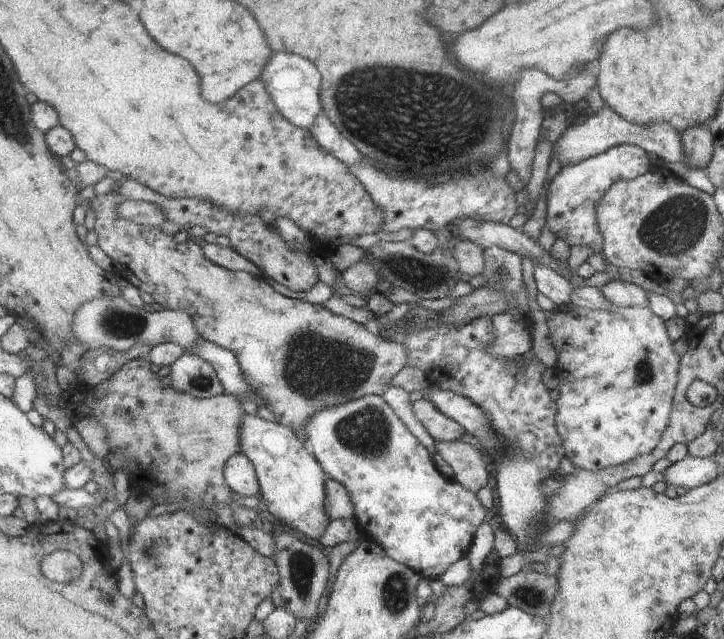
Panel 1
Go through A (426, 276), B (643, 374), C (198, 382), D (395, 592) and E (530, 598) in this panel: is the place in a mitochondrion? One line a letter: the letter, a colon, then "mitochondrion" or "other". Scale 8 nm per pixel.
A: mitochondrion
B: mitochondrion
C: mitochondrion
D: mitochondrion
E: mitochondrion

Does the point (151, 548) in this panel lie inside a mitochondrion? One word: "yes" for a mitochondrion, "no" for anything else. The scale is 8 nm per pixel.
yes

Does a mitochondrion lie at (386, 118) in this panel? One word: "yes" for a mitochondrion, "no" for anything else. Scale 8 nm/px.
yes

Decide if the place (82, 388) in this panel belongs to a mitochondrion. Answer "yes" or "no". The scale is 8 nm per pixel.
no

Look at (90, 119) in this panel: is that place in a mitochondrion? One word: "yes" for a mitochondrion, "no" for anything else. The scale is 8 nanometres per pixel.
no

